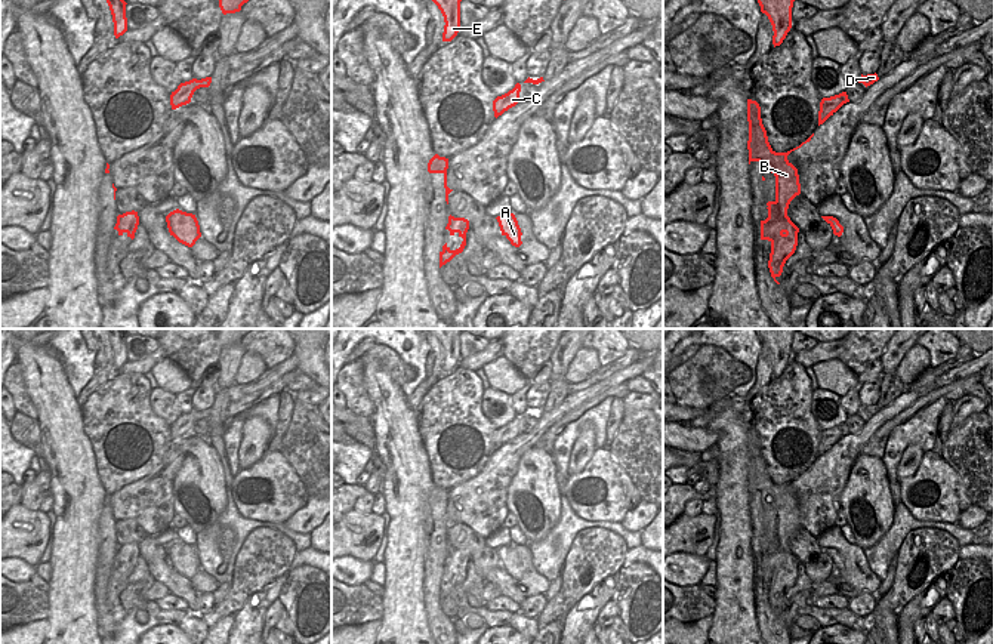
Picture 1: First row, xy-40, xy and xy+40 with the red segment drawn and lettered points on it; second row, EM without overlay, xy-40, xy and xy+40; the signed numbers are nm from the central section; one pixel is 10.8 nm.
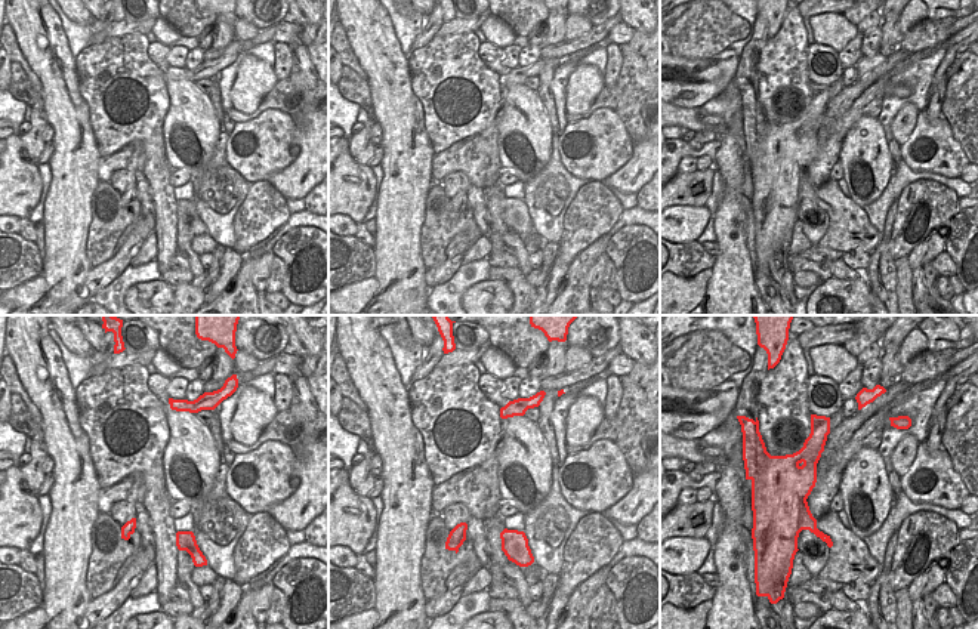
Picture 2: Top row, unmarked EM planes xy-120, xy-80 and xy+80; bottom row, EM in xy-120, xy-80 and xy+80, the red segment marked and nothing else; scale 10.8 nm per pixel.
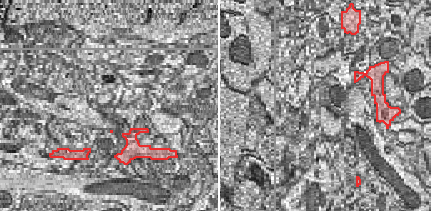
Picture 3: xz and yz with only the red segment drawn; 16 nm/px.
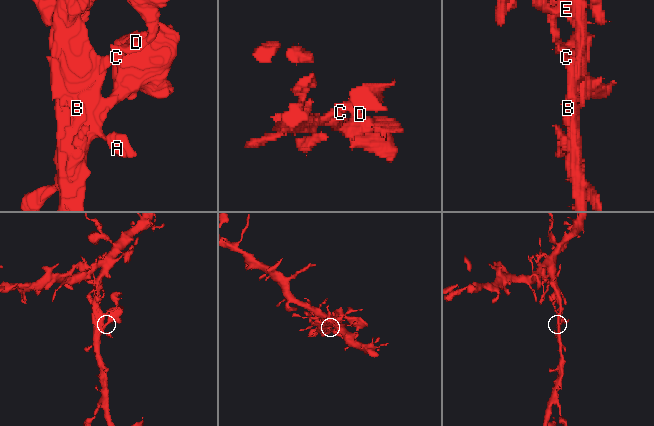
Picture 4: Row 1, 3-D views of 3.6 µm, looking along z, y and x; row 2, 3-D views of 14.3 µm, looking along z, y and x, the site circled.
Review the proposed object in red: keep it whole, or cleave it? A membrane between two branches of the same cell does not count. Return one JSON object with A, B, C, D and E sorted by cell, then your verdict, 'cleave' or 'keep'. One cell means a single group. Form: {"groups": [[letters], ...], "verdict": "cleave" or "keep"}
{"groups": [["A", "B", "C", "D", "E"]], "verdict": "keep"}

